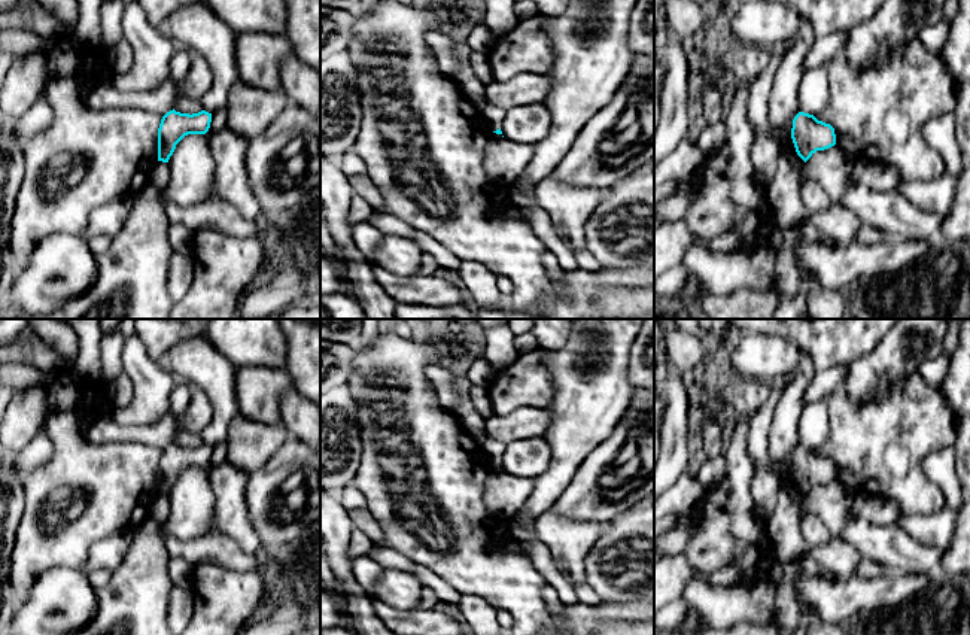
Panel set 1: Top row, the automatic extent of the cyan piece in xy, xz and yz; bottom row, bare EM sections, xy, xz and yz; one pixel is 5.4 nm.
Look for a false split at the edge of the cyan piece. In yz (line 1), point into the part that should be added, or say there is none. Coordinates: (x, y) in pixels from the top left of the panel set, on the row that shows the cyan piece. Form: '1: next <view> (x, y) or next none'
1: next none

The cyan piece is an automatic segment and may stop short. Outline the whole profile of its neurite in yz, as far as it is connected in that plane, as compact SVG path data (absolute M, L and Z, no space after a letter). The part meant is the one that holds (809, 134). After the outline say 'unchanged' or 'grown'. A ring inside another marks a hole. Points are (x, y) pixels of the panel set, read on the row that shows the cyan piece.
M799 112L793 119L791 139L797 155L806 162L817 151L836 145L834 128L814 115Z; unchanged

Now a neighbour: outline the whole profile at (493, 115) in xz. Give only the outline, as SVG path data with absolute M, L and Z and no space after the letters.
M489 104L483 109L483 115L484 115L486 121L489 122L492 131L496 131L502 127L505 113L507 113L507 110L498 107L498 106L492 106L492 104Z

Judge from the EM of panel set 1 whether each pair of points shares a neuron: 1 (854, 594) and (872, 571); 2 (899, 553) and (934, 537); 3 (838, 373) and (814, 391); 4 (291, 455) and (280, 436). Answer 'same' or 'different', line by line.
1: different
2: different
3: same
4: different

